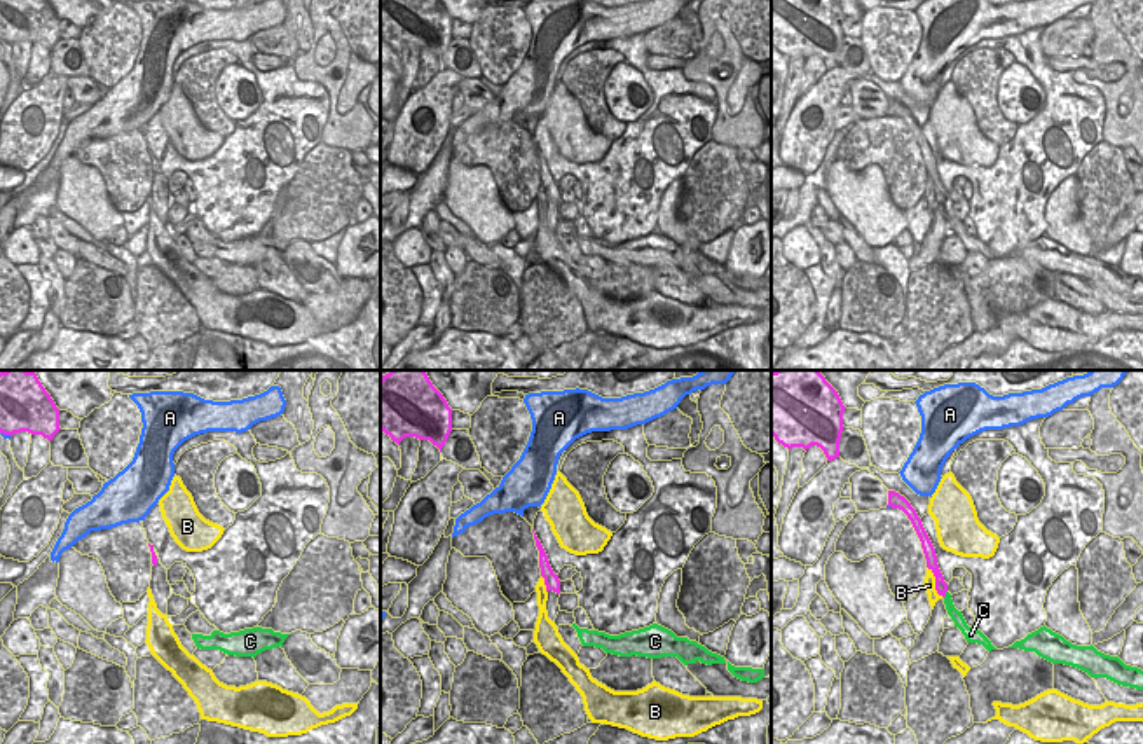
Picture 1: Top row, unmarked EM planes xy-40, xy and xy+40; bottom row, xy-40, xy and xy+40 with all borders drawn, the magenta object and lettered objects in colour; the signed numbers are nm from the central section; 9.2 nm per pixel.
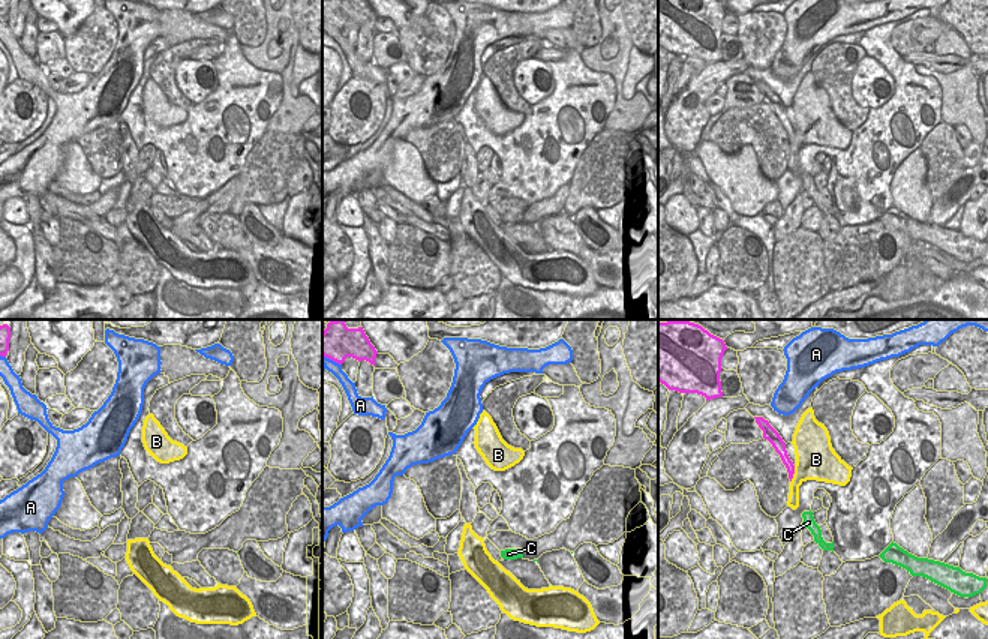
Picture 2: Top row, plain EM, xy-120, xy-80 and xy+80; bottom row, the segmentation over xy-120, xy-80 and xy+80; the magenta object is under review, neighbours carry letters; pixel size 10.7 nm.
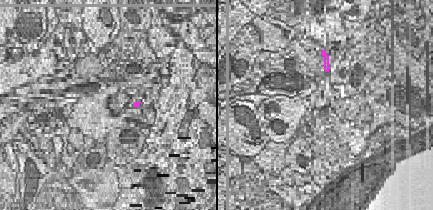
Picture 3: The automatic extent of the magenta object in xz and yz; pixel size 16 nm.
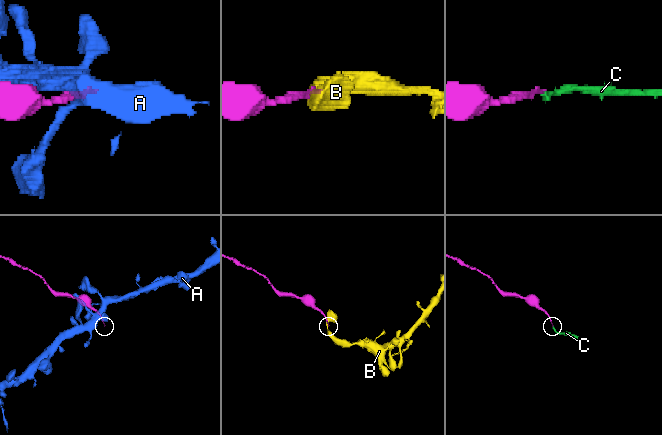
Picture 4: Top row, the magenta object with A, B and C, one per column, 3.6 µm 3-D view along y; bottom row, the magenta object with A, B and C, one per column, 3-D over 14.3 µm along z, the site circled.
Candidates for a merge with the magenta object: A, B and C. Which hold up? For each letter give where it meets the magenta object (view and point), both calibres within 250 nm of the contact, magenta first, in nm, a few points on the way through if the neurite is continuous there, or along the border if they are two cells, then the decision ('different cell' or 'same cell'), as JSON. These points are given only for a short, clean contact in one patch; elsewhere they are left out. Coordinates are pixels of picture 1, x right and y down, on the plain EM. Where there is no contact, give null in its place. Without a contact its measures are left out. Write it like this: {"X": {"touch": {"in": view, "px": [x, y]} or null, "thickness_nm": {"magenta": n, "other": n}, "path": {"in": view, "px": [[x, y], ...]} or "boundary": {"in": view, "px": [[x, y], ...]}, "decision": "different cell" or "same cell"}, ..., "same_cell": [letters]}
{"A": {"touch": {"in": "xy-40", "px": [6, 42]}, "thickness_nm": {"magenta": 380, "other": 30}, "decision": "different cell"}, "B": {"touch": {"in": "xy+40", "px": [936, 191]}, "thickness_nm": {"magenta": 120, "other": 120}, "decision": "different cell"}, "C": {"touch": {"in": "xy+40", "px": [944, 203]}, "thickness_nm": {"magenta": 120, "other": 120}, "path": {"in": "xy+40", "px": [[941, 194], [944, 203], [957, 226]]}, "decision": "same cell"}, "same_cell": ["C"]}

